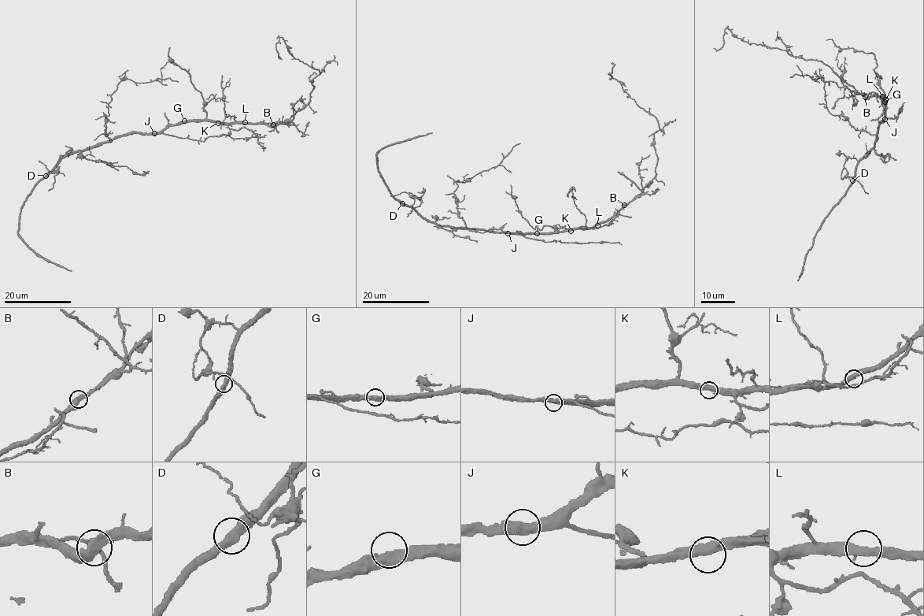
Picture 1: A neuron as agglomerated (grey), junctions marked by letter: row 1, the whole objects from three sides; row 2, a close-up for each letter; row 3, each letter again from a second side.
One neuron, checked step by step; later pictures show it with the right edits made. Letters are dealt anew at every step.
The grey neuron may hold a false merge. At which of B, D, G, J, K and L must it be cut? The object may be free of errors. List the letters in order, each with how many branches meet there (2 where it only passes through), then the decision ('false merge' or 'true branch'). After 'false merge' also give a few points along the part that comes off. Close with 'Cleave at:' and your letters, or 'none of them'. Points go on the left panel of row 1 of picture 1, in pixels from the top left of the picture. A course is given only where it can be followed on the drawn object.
B: branches 2; true branch
D: branches 2; true branch
G: branches 2; true branch
J: branches 2; true branch
K: branches 2; true branch
L: branches 2; true branch
Cleave at: none of them

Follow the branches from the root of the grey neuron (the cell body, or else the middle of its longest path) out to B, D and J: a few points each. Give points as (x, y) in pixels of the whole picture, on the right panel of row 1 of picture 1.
B: (885, 104), (885, 97), (874, 94), (864, 97)
D: (885, 104), (884, 118), (878, 125), (874, 146), (858, 163), (852, 180)
J: (885, 104), (885, 119)

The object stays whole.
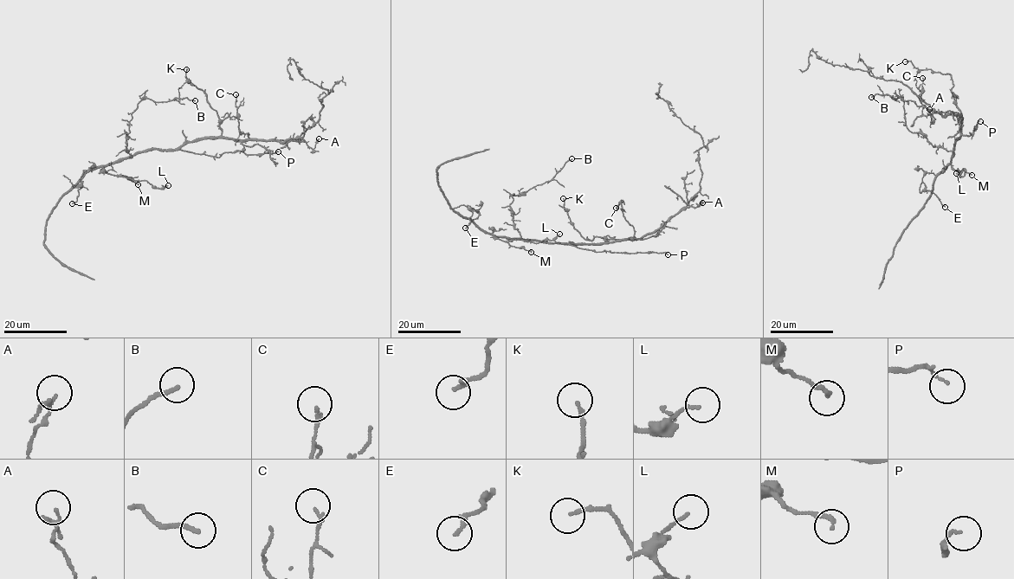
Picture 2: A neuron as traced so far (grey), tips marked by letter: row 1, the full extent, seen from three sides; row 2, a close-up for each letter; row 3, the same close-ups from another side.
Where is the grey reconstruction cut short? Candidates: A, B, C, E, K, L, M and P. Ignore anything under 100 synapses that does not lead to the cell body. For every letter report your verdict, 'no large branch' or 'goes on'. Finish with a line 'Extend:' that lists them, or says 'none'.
A: no large branch
B: no large branch
C: no large branch
E: no large branch
K: no large branch
L: no large branch
M: no large branch
P: no large branch
Extend: none

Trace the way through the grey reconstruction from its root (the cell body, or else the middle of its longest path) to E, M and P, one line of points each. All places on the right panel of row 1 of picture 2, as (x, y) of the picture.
E: (961, 122), (951, 161), (936, 175), (926, 173), (922, 177), (925, 189), (932, 191), (945, 207)
M: (961, 122), (960, 135), (955, 142), (951, 164), (956, 170), (964, 169), (972, 175)
P: (961, 122), (961, 133), (972, 136), (980, 121)

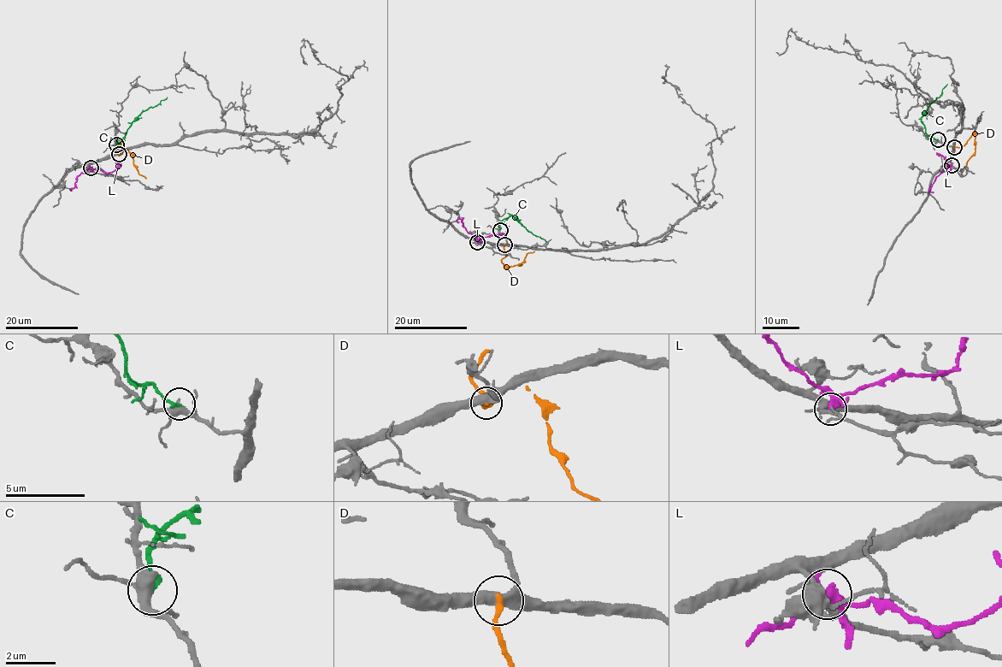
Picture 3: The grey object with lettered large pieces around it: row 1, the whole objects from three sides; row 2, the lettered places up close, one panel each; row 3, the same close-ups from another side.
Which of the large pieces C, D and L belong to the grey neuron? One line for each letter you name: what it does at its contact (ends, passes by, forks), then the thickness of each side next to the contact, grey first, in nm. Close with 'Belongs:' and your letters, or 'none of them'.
Belongs: none of them

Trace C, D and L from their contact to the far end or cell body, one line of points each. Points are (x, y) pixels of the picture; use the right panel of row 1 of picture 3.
C: (937, 139), (925, 132), (922, 116), (947, 84)
D: (954, 147), (964, 145), (974, 133), (975, 152), (965, 166)
L: (951, 164), (934, 179), (929, 191), (934, 192)

